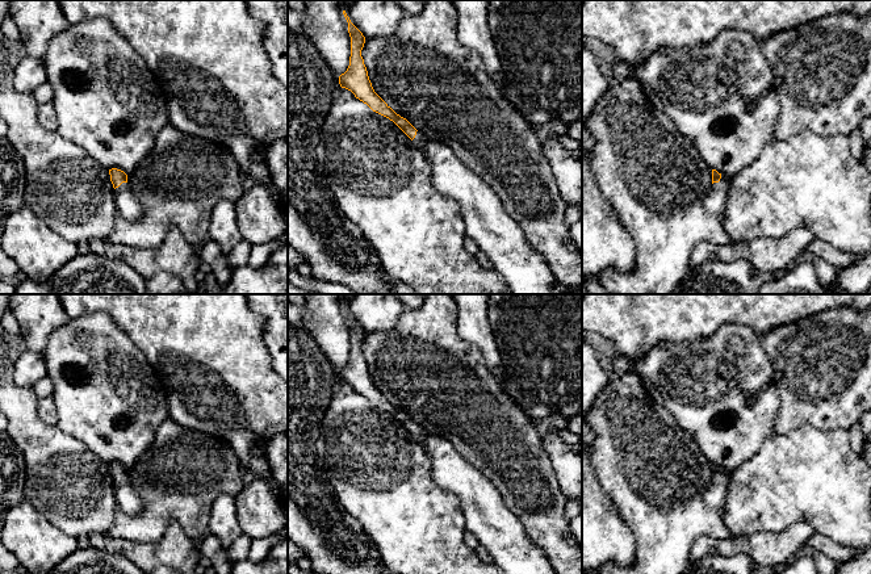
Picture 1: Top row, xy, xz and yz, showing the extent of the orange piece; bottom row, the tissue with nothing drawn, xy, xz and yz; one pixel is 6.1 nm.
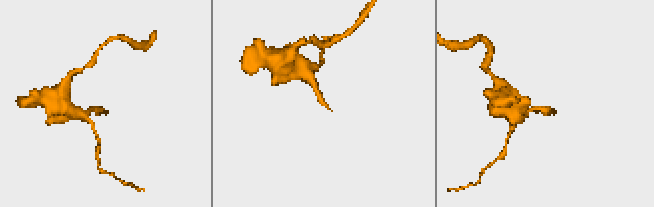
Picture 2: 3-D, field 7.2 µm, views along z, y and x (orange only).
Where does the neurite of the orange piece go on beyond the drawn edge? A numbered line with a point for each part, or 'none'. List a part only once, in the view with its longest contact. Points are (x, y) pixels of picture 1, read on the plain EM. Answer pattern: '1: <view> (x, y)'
1: xy (128, 499)

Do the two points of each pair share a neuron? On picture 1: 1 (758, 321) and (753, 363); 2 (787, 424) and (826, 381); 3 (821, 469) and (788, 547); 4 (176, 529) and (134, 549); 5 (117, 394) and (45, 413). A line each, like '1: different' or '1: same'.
1: different
2: same
3: different
4: same
5: different

